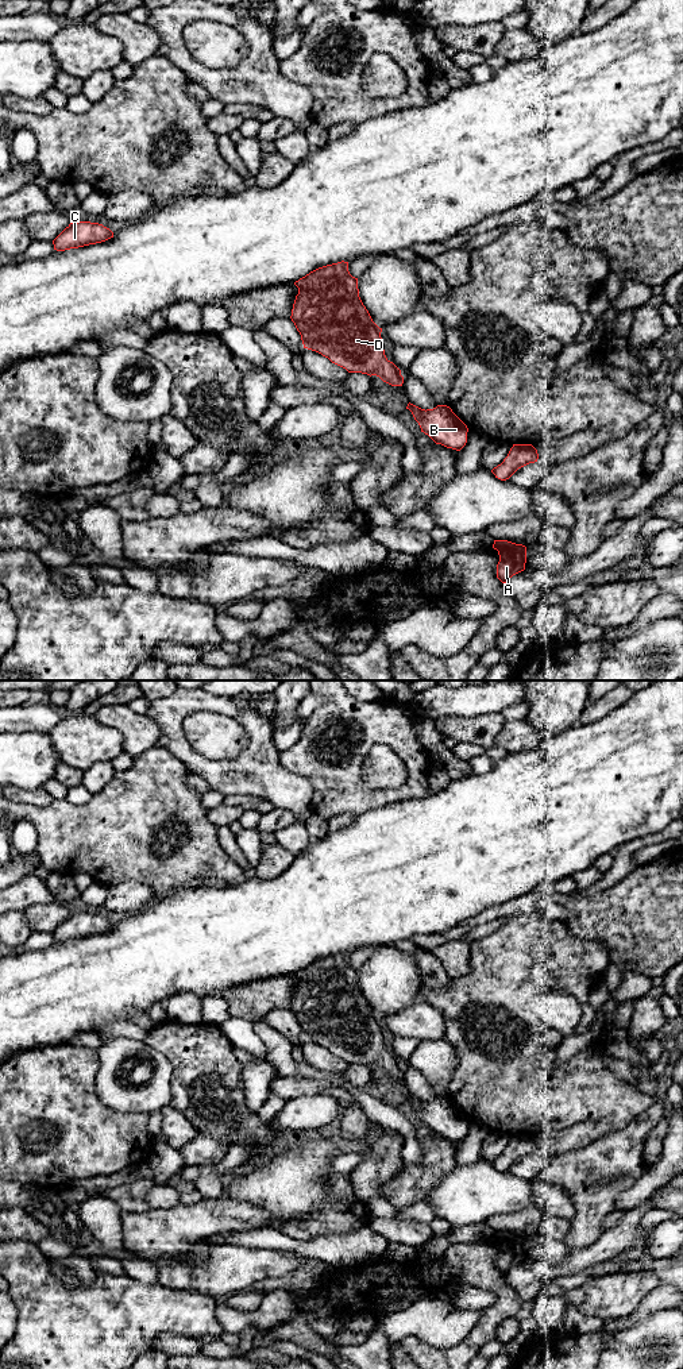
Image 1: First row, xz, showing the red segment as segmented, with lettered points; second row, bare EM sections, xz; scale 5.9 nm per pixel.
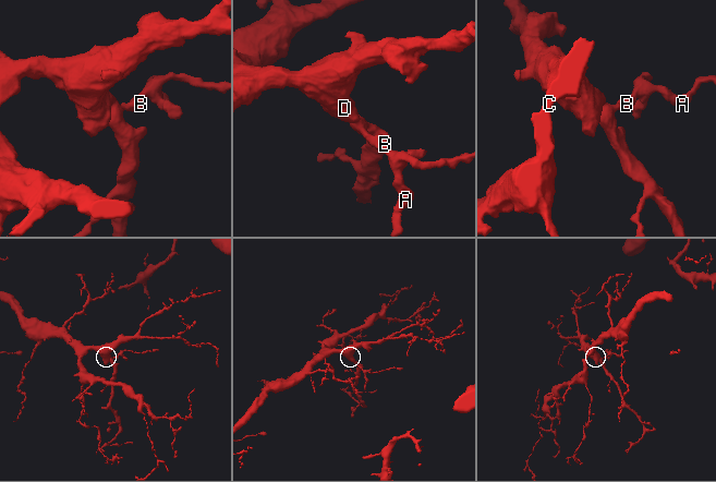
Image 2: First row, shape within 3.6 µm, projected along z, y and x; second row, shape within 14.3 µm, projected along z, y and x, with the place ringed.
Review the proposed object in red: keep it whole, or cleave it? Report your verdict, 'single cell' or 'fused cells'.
single cell

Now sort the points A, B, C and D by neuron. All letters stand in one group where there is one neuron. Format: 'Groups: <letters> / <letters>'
Groups: A B C D

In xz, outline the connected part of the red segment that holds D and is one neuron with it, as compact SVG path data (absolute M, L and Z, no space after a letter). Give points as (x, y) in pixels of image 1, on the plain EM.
M342 952L319 959L296 972L294 976L298 979L298 986L296 987L290 1010L301 1026L304 1040L321 1045L348 1064L377 1067L391 1077L402 1077L404 1068L401 1067L401 1061L385 1046L381 1029L382 1019L373 1013L363 996L359 988L358 969L350 965L348 953Z

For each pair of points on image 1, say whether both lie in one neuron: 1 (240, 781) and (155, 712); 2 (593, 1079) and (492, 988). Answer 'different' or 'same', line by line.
1: same
2: same

